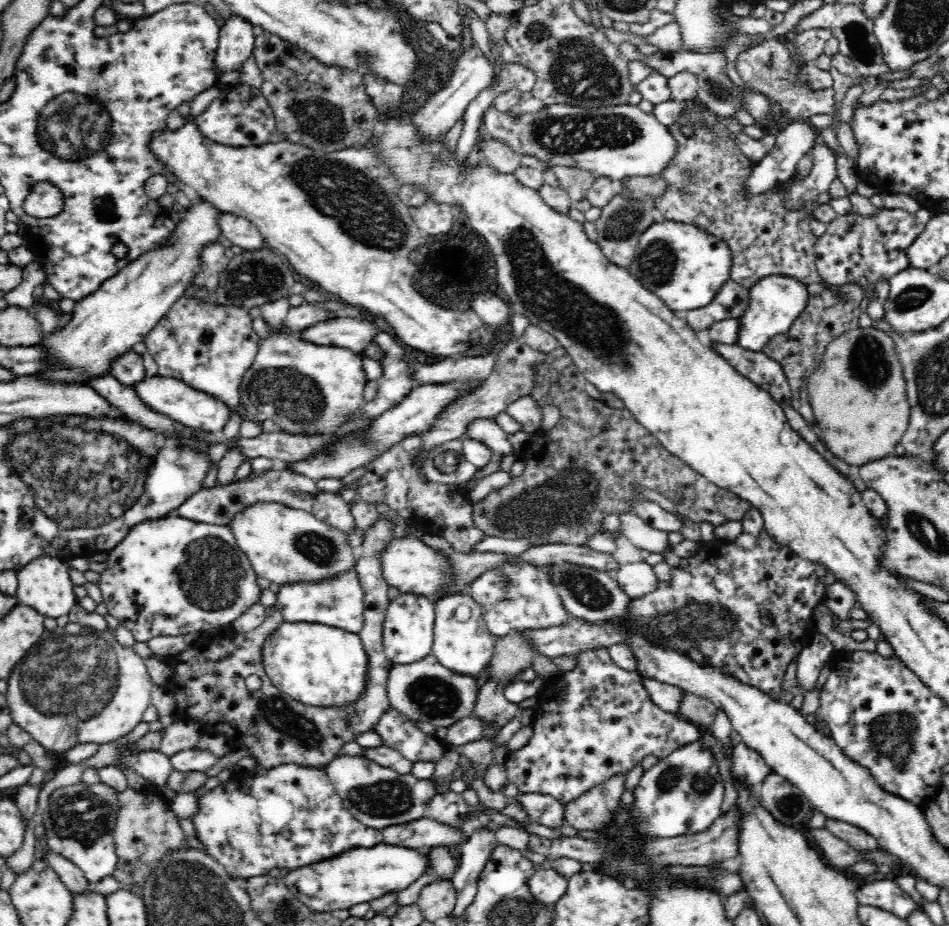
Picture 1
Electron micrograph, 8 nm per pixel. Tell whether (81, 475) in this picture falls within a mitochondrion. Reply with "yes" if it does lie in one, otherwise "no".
yes

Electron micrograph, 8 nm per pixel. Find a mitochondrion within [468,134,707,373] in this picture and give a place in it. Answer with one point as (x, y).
(658, 263)

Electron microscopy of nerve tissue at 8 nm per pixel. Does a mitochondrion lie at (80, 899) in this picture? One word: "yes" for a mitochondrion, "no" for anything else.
no

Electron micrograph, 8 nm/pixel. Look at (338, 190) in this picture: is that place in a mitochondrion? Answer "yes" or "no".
yes

